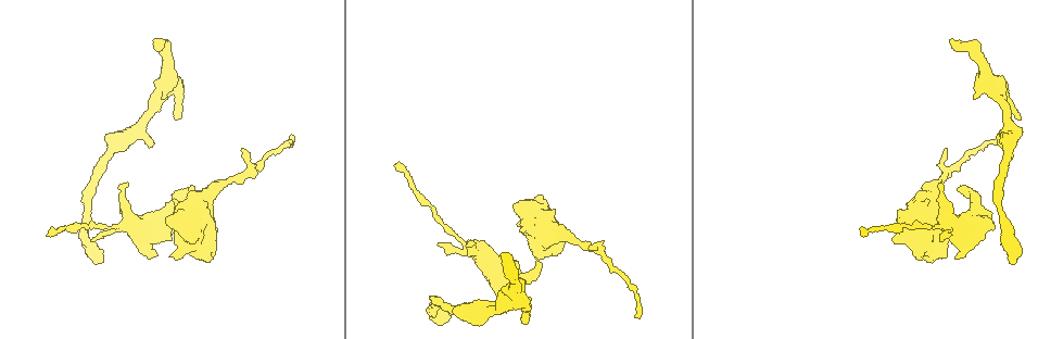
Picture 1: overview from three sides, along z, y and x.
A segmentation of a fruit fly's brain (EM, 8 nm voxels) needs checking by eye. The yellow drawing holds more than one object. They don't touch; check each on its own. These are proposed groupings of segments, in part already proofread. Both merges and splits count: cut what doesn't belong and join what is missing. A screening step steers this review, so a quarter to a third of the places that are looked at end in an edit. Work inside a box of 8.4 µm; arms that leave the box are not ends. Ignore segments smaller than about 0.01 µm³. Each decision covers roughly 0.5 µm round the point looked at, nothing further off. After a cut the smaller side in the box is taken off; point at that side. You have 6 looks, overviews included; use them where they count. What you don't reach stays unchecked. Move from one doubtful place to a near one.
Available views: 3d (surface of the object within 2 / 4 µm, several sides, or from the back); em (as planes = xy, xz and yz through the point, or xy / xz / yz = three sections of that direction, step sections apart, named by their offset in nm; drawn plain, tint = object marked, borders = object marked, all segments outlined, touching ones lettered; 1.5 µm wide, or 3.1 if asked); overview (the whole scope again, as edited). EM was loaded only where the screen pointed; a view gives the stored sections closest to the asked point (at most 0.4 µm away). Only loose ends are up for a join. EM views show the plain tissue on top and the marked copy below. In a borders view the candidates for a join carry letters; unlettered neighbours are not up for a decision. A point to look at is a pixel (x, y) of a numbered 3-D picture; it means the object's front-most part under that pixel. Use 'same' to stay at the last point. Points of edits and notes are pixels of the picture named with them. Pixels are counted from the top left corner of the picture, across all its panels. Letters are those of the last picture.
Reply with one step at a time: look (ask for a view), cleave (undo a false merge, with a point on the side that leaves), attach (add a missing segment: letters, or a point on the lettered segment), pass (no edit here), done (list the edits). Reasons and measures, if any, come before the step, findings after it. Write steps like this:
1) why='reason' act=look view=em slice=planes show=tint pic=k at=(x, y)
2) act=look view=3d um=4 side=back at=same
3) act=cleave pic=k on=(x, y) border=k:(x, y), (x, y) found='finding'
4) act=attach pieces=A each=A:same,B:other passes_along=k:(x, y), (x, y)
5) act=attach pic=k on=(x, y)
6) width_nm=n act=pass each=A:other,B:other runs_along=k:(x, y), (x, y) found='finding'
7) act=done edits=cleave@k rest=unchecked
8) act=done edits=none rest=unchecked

why='tapers out' act=look view=em slice=xy step=8 show=borders pic=1 at=(863, 236)

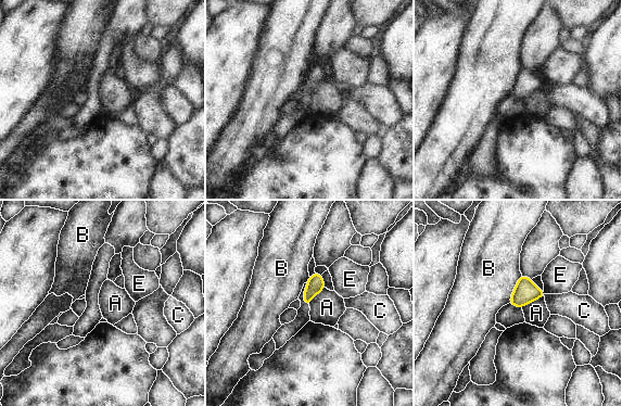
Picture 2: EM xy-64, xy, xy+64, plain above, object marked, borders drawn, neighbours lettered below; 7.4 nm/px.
act=look view=em slice=planes show=borders at=same

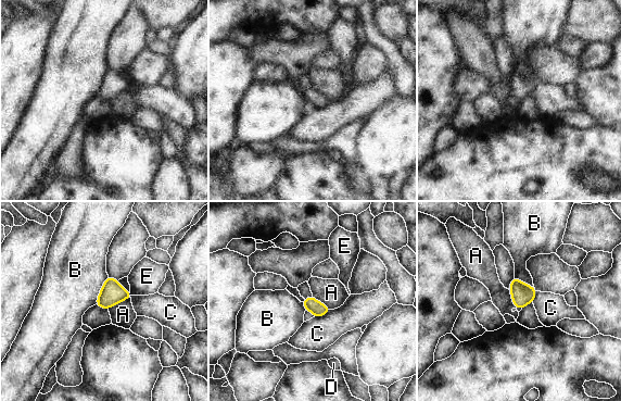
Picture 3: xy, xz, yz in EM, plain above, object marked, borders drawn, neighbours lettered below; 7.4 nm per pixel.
act=pass each=A:other,B:other,C:other,D:other,E:other border=3:(129, 297), (109, 309) found='none of them fits'

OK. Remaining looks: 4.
why='free end' act=look view=em slice=planes show=borders pic=1 at=(95, 262)

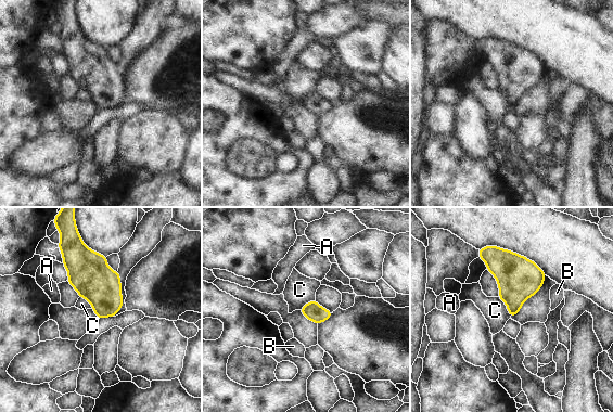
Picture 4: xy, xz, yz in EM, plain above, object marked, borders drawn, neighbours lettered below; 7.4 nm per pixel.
width_nm=140 act=pass each=A:other,B:other,C:other border=4:(498, 297), (505, 303), (510, 317) found='none of them fits'

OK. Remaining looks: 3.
why='branch stops here' act=look view=3d um=4 pic=1 at=(506, 253)

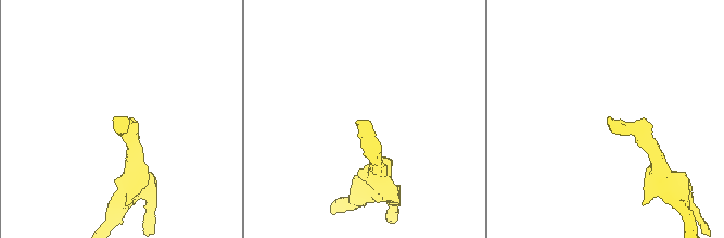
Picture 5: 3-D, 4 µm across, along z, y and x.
act=look view=em slice=planes show=tint pic=5 at=(122, 116)

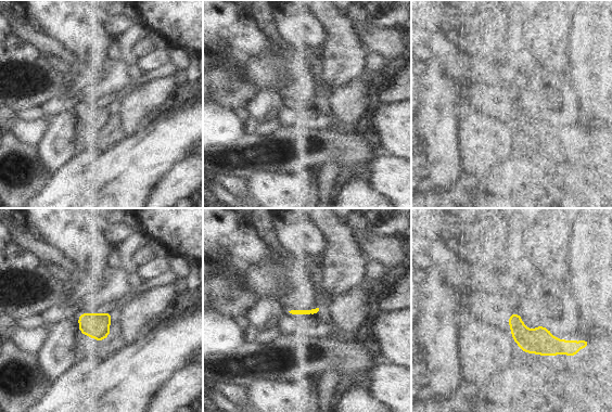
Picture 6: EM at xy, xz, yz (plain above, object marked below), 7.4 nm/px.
act=look view=em slice=planes show=borders at=same

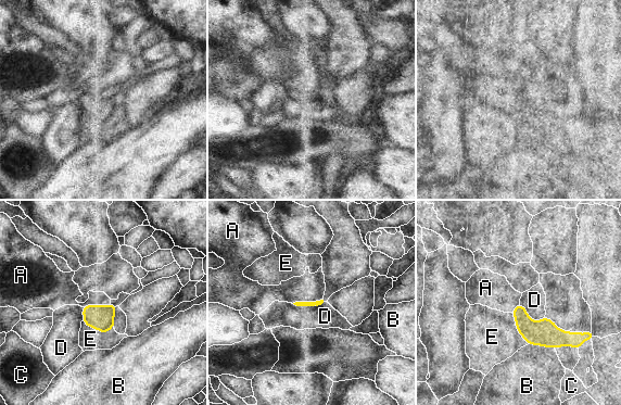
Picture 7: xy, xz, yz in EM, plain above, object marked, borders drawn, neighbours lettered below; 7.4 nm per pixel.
act=attach pieces=A each=A:same,B:other,C:other,D:other,E:other passes_along=7:(320, 302), (307, 302), (309, 287) found='it goes on there'

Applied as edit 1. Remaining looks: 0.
act=done edits=attach@7 rest=unchecked

